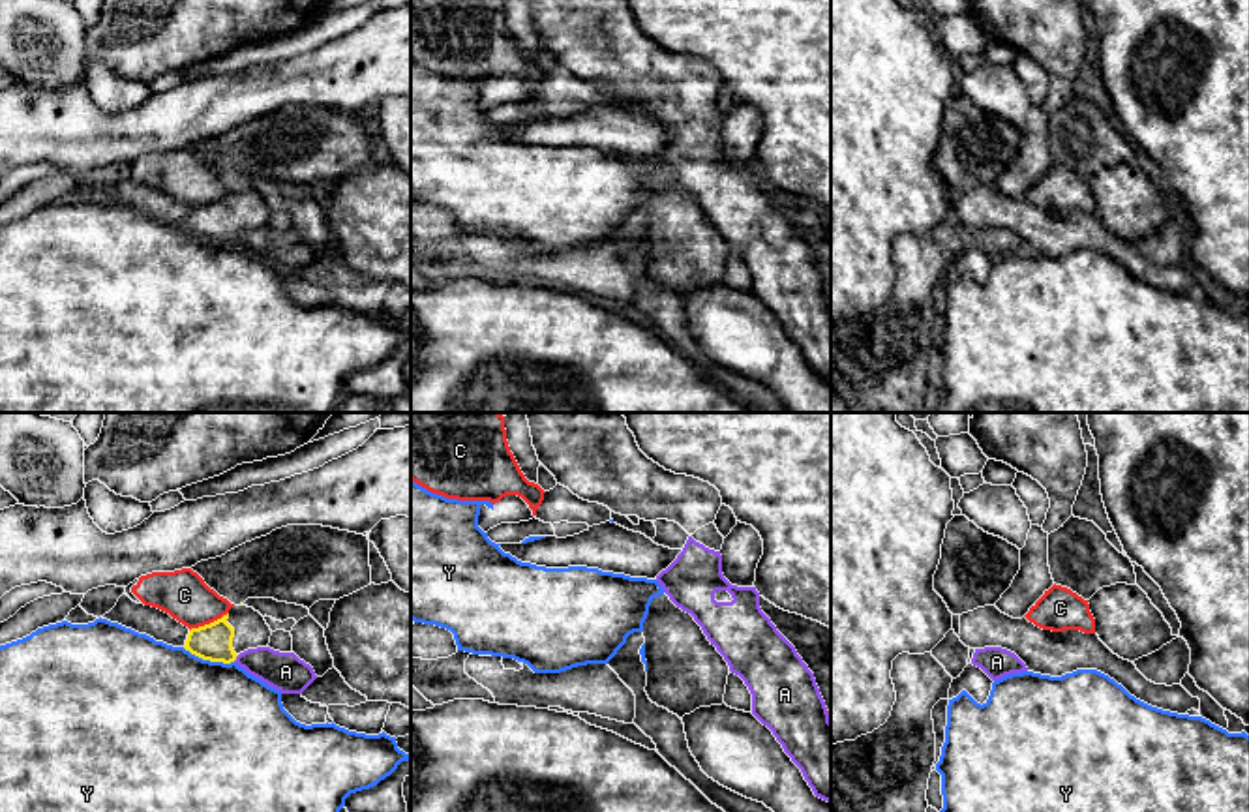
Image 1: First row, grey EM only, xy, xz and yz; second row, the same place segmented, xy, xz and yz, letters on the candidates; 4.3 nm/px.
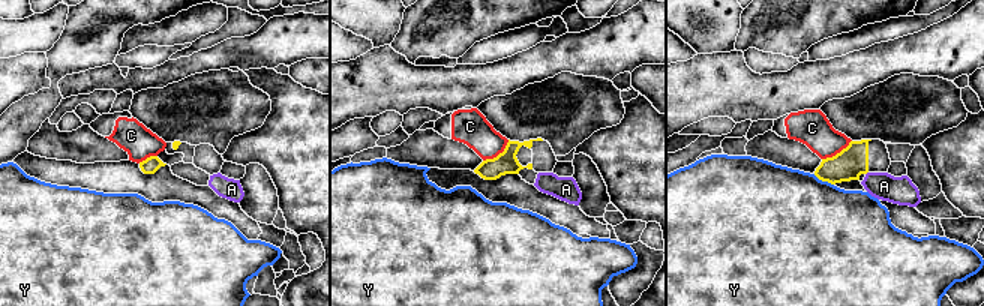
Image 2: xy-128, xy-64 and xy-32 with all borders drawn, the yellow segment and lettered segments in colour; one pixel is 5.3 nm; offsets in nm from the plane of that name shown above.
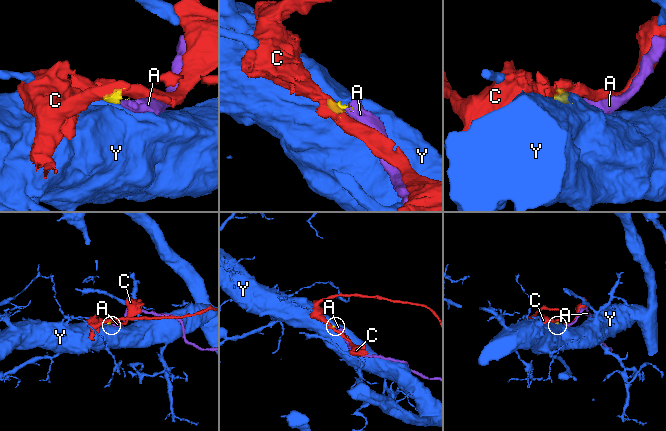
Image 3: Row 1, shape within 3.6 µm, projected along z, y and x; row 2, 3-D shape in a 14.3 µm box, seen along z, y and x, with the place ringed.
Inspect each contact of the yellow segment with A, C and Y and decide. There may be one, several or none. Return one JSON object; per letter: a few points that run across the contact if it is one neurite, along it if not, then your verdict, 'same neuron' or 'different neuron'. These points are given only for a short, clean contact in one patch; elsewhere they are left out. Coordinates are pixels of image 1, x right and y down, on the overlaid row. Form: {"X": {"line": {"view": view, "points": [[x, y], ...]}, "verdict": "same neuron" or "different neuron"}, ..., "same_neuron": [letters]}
{"A": {"line": {"view": "xy", "points": [[239, 655], [233, 661]]}, "verdict": "different neuron"}, "C": {"line": {"view": "xy", "points": [[227, 612], [190, 631]]}, "verdict": "different neuron"}, "Y": {"line": {"view": "xy", "points": [[182, 647], [203, 659], [233, 662]]}, "verdict": "different neuron"}, "same_neuron": []}

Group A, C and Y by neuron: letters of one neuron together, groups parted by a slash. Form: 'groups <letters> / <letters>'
groups A / C / Y

